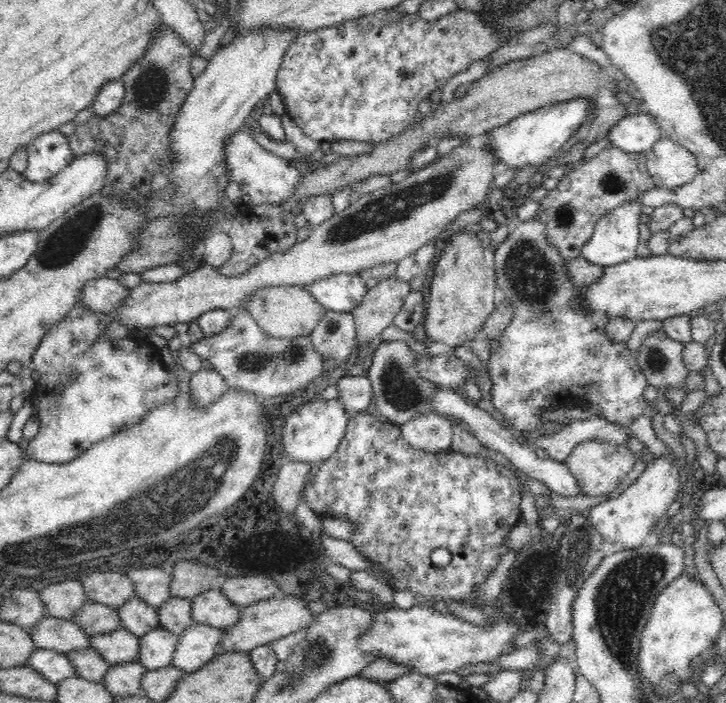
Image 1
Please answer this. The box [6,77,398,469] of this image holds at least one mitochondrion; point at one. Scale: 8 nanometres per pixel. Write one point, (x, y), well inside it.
(71, 238)

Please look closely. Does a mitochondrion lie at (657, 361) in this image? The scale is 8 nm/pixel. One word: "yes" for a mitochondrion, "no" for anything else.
yes

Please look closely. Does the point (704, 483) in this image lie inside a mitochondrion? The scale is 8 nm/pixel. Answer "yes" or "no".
no

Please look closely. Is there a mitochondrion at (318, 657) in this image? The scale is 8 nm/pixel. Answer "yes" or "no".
yes

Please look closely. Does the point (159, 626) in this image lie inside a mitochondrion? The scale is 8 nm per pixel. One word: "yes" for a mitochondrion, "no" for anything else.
no

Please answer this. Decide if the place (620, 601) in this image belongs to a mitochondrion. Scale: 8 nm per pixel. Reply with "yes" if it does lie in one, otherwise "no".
yes

